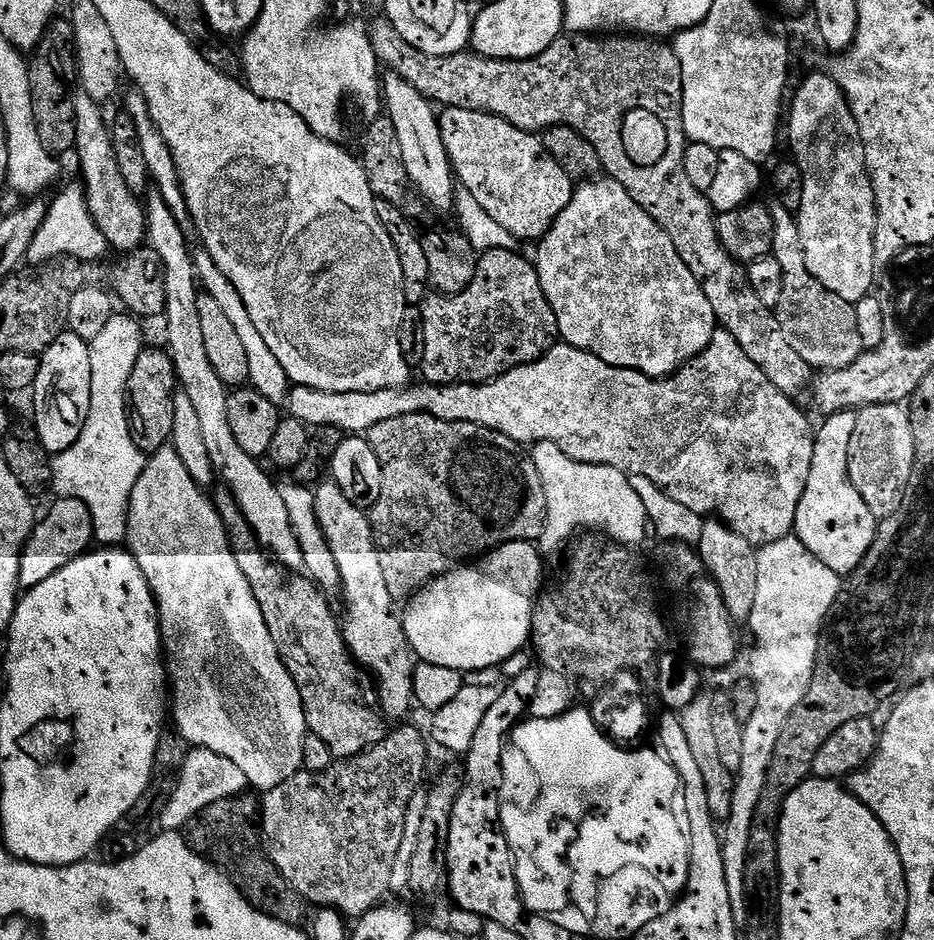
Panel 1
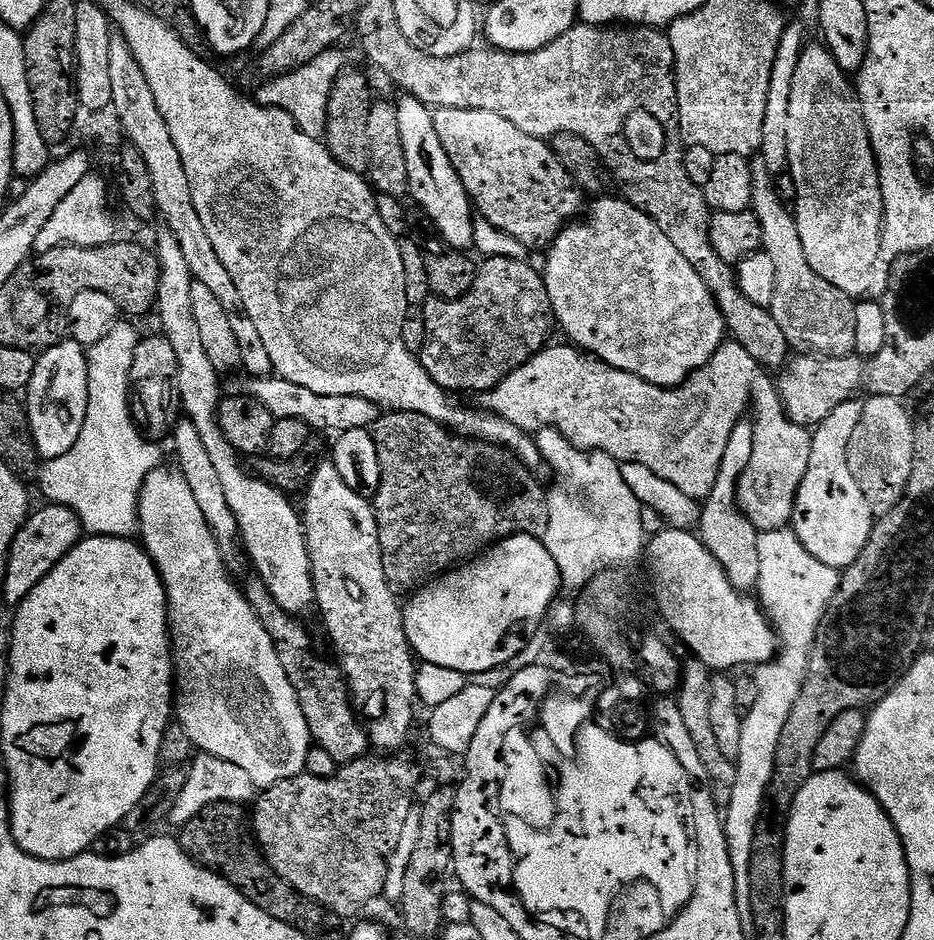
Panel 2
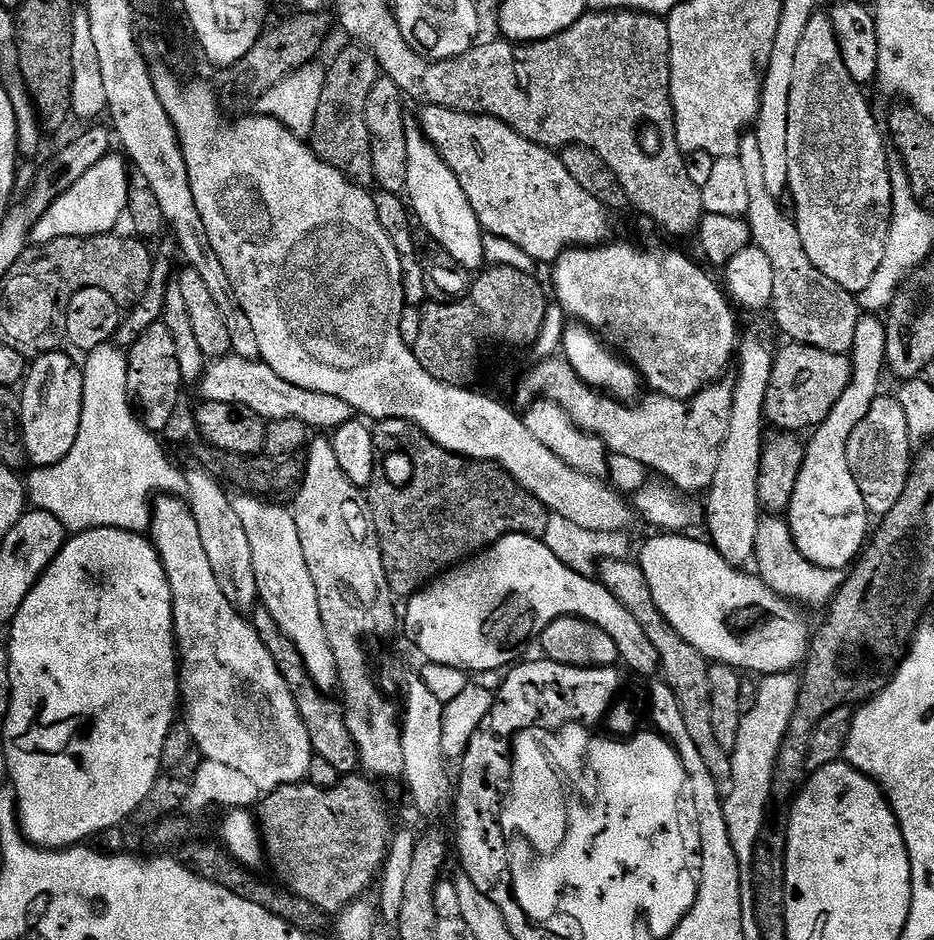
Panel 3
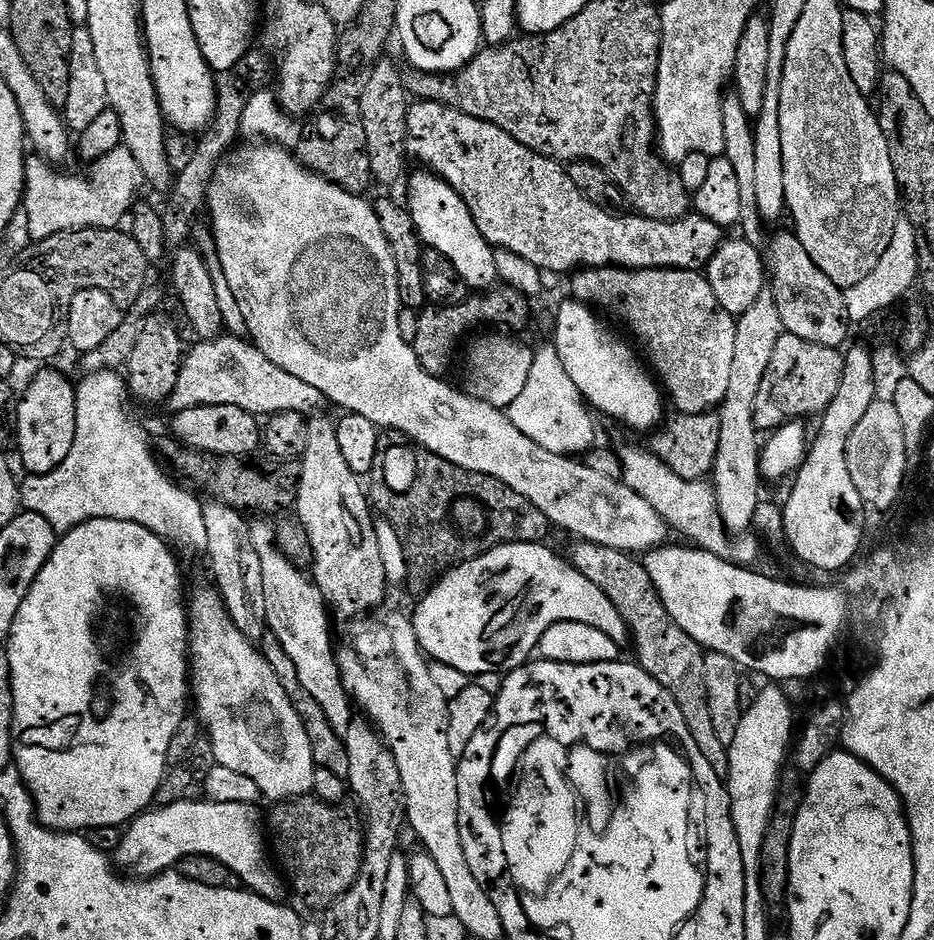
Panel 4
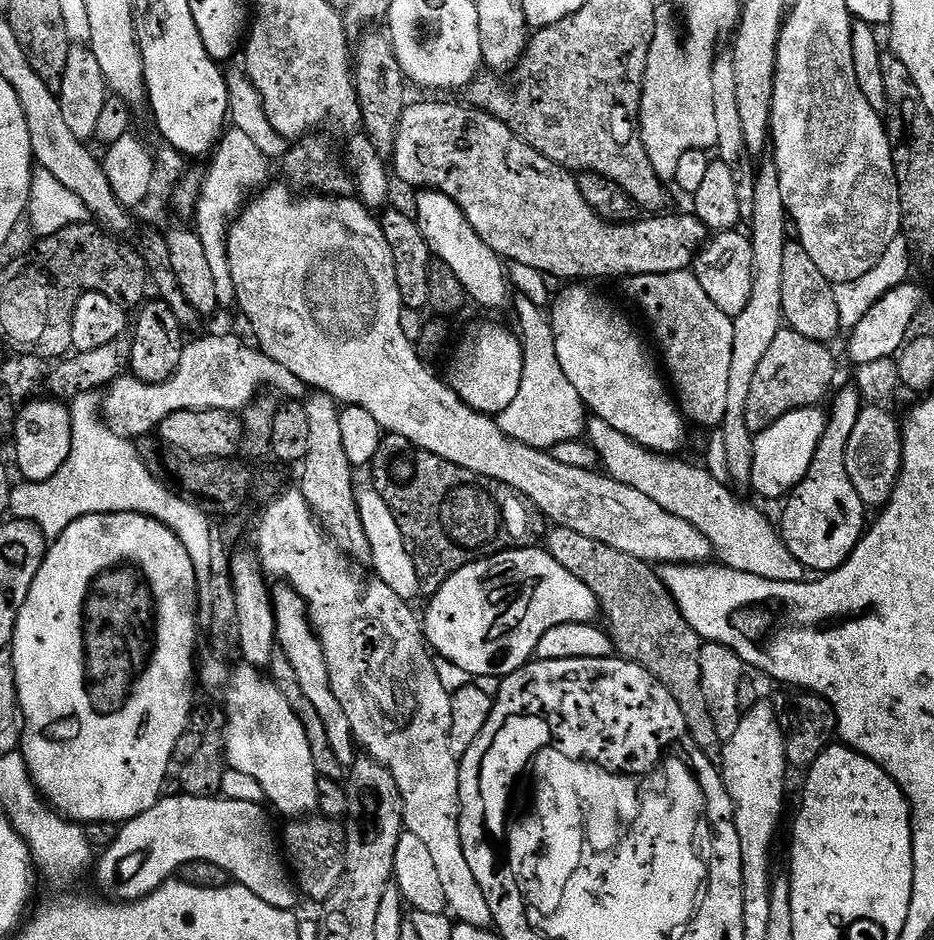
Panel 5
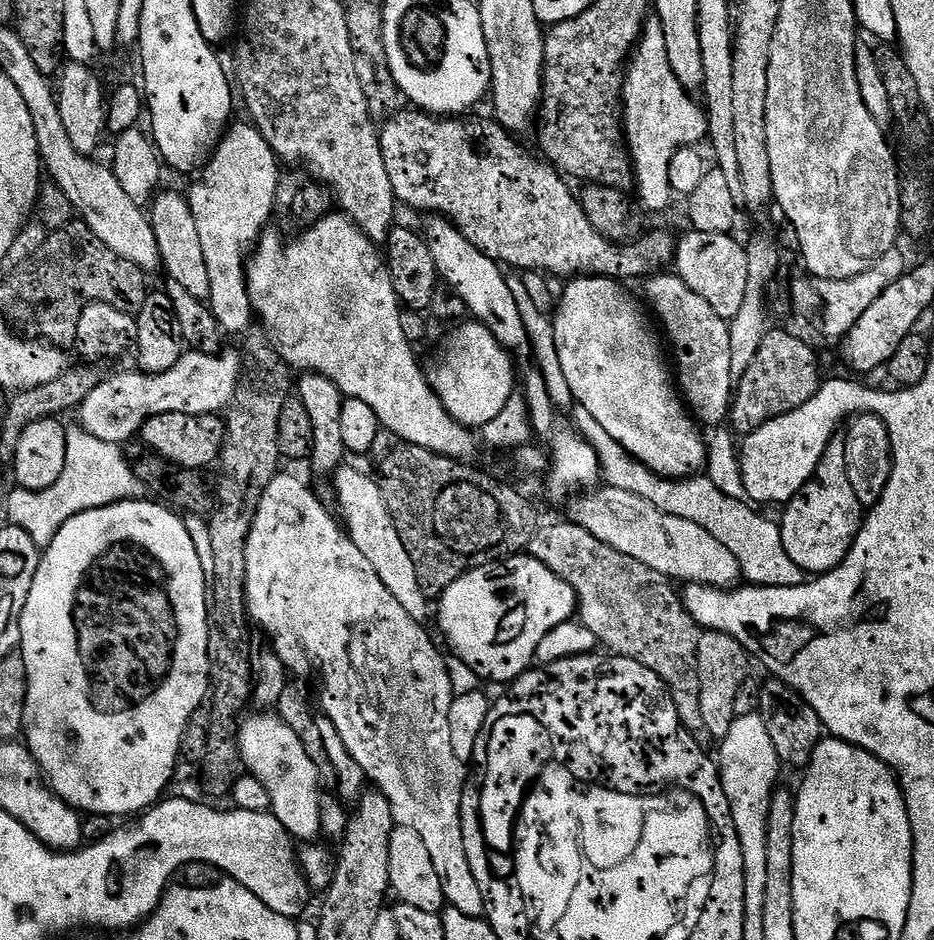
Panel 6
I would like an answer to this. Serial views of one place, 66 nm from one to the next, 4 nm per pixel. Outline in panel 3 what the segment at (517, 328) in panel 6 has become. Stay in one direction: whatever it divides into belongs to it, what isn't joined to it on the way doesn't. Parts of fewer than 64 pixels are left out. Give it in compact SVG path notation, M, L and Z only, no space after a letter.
M409 126L406 130L406 158L404 192L411 215L418 221L419 227L421 224L440 243L437 244L439 251L450 254L450 258L454 258L454 262L458 262L463 268L483 269L486 233L474 214L474 206L470 206L470 198L466 198L458 178L454 178L454 170L446 166L438 150L418 126Z

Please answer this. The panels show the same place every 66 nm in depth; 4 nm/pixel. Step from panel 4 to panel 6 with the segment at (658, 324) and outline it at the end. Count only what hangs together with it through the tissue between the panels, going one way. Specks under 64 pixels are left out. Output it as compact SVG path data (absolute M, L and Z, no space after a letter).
M657 274L647 281L648 300L663 335L676 347L674 372L678 377L678 388L691 415L701 425L723 425L729 419L734 395L734 381L730 370L730 330L728 321L710 307L706 298L694 294L690 286L678 275Z

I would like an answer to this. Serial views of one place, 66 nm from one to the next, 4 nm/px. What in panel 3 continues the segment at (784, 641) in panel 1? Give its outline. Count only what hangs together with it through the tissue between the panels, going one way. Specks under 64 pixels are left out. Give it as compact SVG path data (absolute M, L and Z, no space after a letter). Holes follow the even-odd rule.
M768 514L760 521L757 530L757 544L754 557L755 563L760 563L760 572L758 571L759 579L764 581L772 592L784 597L785 600L791 600L797 605L805 606L809 604L810 607L816 608L827 605L832 597L836 595L836 589L844 583L846 576L843 571L834 568L819 568L811 564L804 555L798 550L796 543L792 538L792 531L788 529L787 519L781 518L776 514ZM780 672L777 676L765 676L756 684L756 700L751 708L741 715L740 729L734 750L730 753L732 758L732 783L726 792L723 801L725 824L728 827L729 842L732 850L741 865L748 866L752 863L754 846L758 842L761 832L766 827L766 815L768 804L772 800L772 776L776 773L776 759L780 753L780 747L785 736L788 735L790 718L796 709L796 699L800 696L800 681L792 672Z

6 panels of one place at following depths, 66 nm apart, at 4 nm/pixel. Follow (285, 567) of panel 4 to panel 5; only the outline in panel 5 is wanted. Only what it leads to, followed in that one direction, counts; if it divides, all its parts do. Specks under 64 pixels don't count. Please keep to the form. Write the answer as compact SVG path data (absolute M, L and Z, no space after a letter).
M273 587L270 592L272 609L276 615L276 642L279 651L288 667L294 670L294 674L298 674L298 686L302 686L302 694L306 694L306 699L313 704L314 710L318 710L318 718L322 718L322 726L326 726L326 738L330 738L330 747L334 754L338 754L338 762L351 766L358 759L358 745L350 730L350 718L346 718L338 698L334 698L324 647L316 636L312 621L308 619L308 605L292 587L283 587Z

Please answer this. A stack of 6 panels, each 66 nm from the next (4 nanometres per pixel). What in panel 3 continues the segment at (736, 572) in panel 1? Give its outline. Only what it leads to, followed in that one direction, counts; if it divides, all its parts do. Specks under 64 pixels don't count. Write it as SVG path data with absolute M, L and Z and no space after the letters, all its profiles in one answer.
M748 336L739 341L738 344L738 364L740 360L740 369L736 372L736 380L732 384L732 410L730 414L730 422L727 423L726 438L723 439L722 446L719 448L717 469L714 472L714 478L711 479L711 486L707 489L706 497L708 500L704 503L704 524L708 526L708 532L710 538L716 549L715 553L721 558L727 561L733 566L744 566L744 563L751 563L755 557L756 544L757 544L757 530L762 519L762 509L760 506L760 495L759 495L759 479L760 479L760 466L761 466L761 454L763 452L763 443L766 439L766 432L763 432L762 426L764 427L764 402L766 400L766 390L770 386L770 374L772 373L772 362L774 359L774 348L771 348L766 341L760 336Z

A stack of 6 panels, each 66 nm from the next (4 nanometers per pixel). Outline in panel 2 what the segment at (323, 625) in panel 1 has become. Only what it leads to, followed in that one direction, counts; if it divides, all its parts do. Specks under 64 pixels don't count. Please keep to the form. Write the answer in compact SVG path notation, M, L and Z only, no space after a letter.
M252 578L248 588L246 584L246 595L254 614L258 614L258 618L266 626L266 630L278 650L278 658L282 658L282 670L286 670L286 678L290 678L290 682L298 694L298 702L302 706L302 714L306 714L306 726L310 730L315 747L326 750L326 754L330 754L330 758L334 758L337 765L340 766L347 764L350 760L361 759L370 748L368 734L364 730L363 723L358 719L356 711L352 709L352 697L348 694L348 683L345 682L339 667L331 659L323 660L322 657L312 653L312 640L308 637L307 630L299 624L301 621L297 617L291 616L289 612L282 611L272 601L271 594L259 578Z

